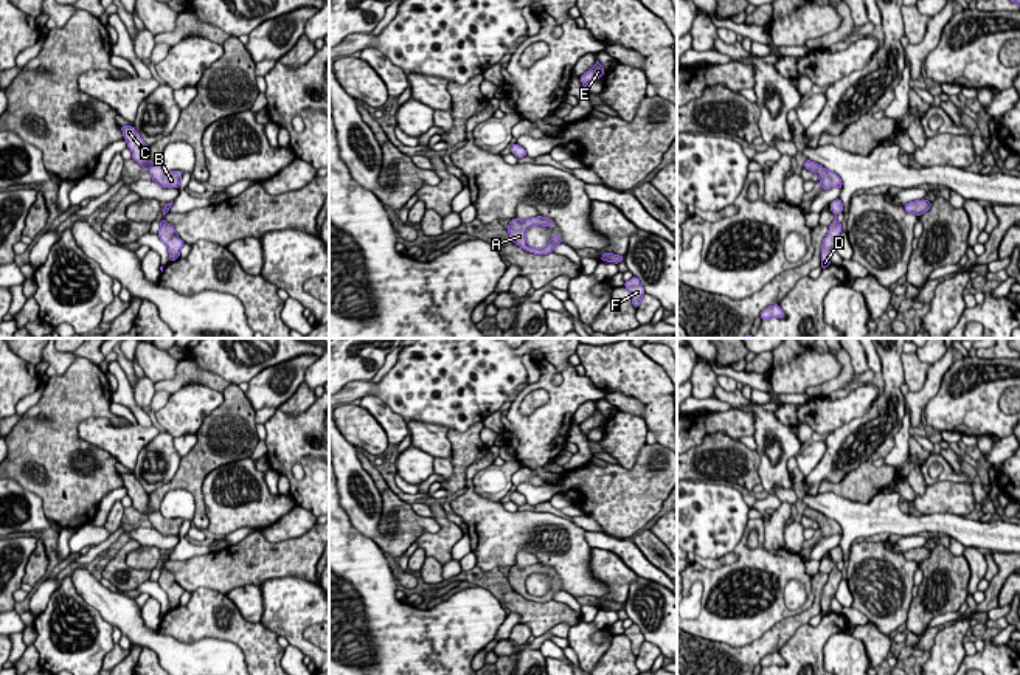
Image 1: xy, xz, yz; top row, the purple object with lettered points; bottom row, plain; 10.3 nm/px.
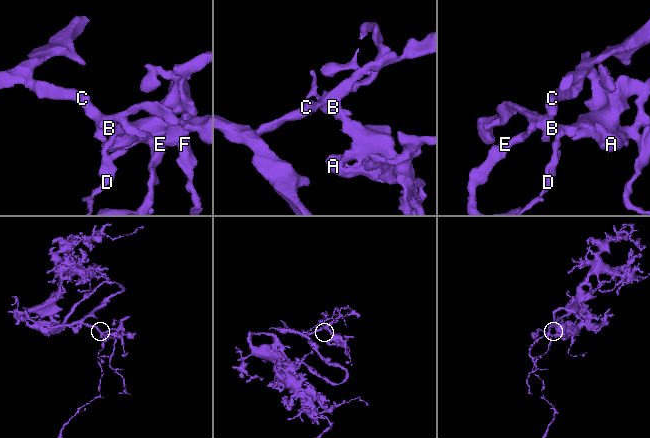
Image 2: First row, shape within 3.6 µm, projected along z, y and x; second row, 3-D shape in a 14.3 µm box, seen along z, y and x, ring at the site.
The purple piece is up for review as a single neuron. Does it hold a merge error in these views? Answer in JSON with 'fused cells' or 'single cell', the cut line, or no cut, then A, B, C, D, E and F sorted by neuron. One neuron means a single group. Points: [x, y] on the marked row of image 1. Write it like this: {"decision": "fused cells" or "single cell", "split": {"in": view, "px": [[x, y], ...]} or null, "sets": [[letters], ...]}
{"decision": "single cell", "split": null, "sets": [["A", "B", "C", "D", "E", "F"]]}

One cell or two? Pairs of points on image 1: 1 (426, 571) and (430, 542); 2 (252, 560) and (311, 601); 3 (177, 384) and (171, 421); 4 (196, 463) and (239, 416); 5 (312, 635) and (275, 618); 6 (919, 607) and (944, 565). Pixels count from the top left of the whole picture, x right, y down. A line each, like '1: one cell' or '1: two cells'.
1: two cells
2: two cells
3: two cells
4: one cell
5: two cells
6: one cell

